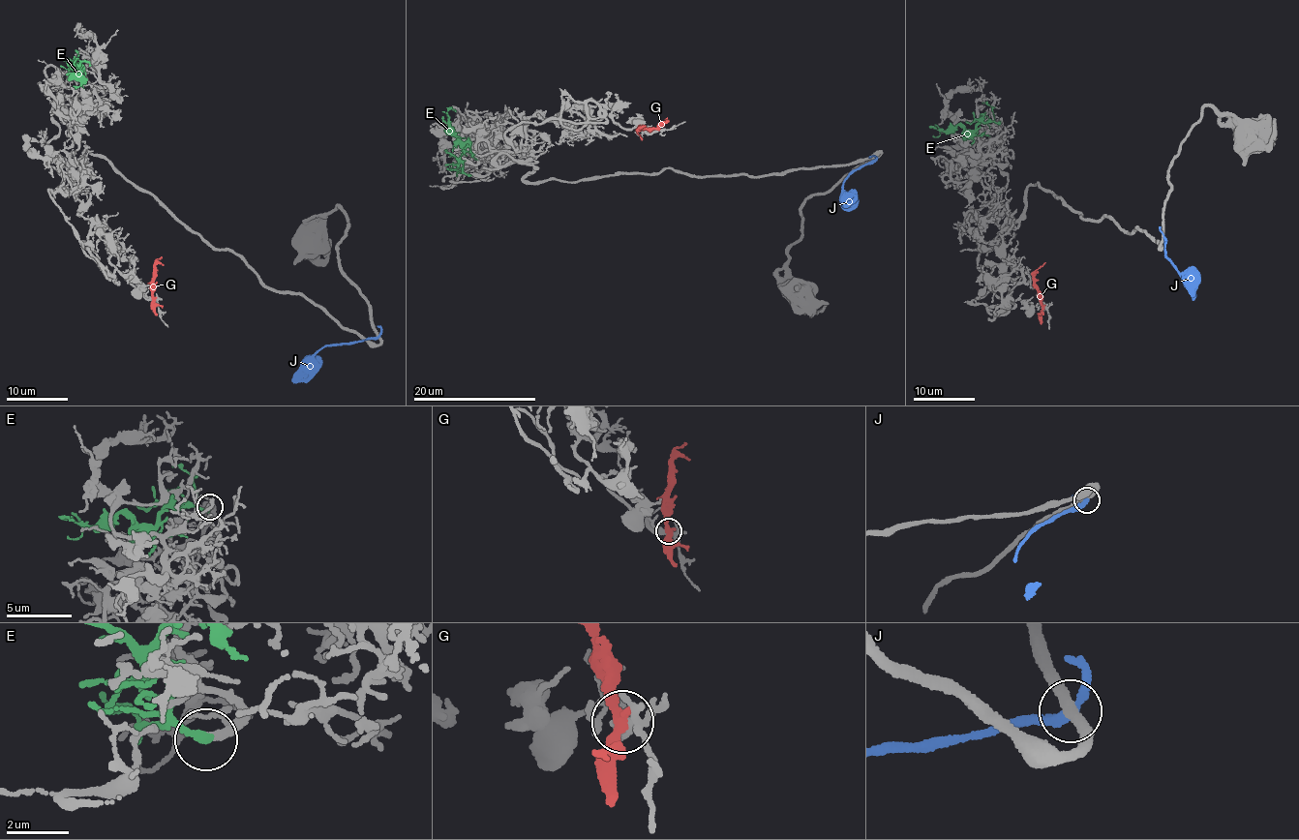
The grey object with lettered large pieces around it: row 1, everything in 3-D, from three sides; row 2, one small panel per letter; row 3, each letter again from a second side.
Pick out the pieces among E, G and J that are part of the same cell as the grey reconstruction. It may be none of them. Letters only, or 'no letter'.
E

